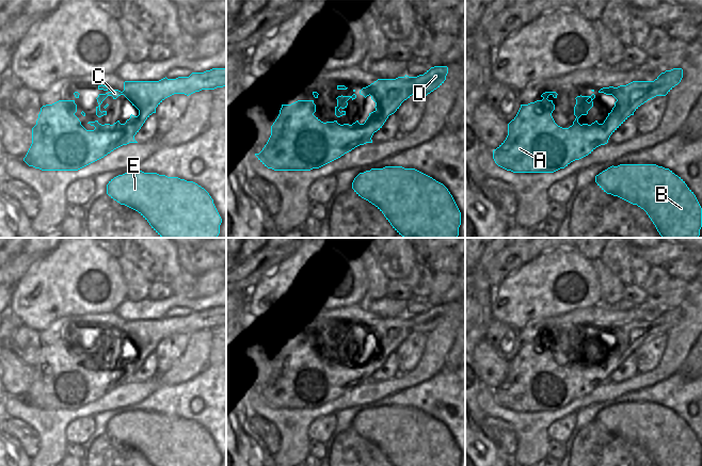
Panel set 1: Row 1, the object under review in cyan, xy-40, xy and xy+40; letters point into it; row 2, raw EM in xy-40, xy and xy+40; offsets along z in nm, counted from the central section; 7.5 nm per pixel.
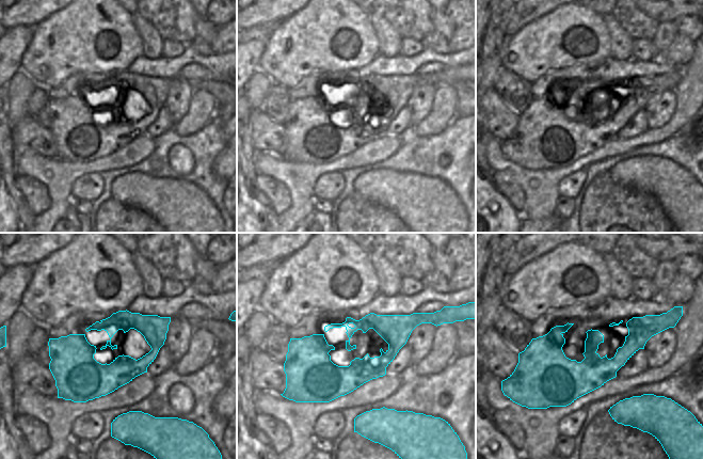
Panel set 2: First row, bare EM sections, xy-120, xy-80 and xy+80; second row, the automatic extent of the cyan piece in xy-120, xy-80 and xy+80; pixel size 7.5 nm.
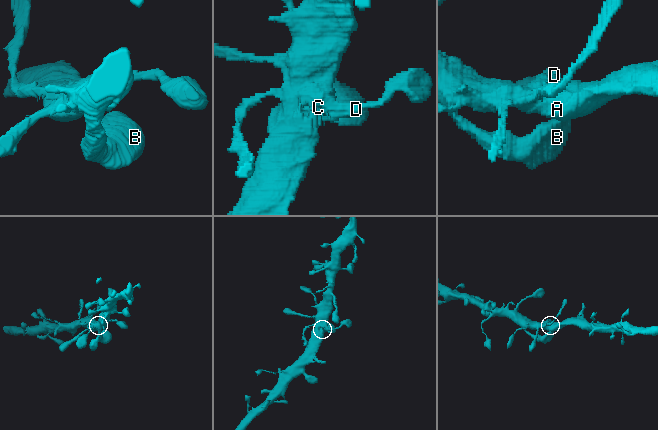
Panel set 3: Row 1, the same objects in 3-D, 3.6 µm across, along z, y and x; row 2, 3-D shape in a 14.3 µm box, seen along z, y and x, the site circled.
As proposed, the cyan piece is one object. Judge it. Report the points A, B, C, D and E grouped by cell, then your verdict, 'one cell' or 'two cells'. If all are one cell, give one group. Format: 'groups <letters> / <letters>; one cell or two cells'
groups A B C D E; one cell

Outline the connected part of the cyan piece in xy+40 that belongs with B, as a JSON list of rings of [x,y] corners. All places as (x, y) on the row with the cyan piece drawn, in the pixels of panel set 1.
[[[620,164],[595,176],[607,194],[643,209],[661,238],[699,238],[702,208],[685,181],[656,164]]]

